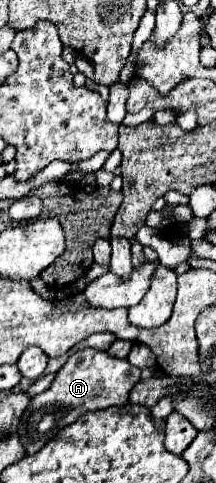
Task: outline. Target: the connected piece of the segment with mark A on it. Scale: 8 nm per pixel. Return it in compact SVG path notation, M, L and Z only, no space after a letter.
M85 349L69 355L67 363L55 373L51 387L35 395L29 407L21 415L17 429L19 441L27 455L35 455L47 441L51 441L61 429L69 427L87 411L125 407L129 403L129 391L141 379L141 369L129 365L127 359L111 357L107 351Z

